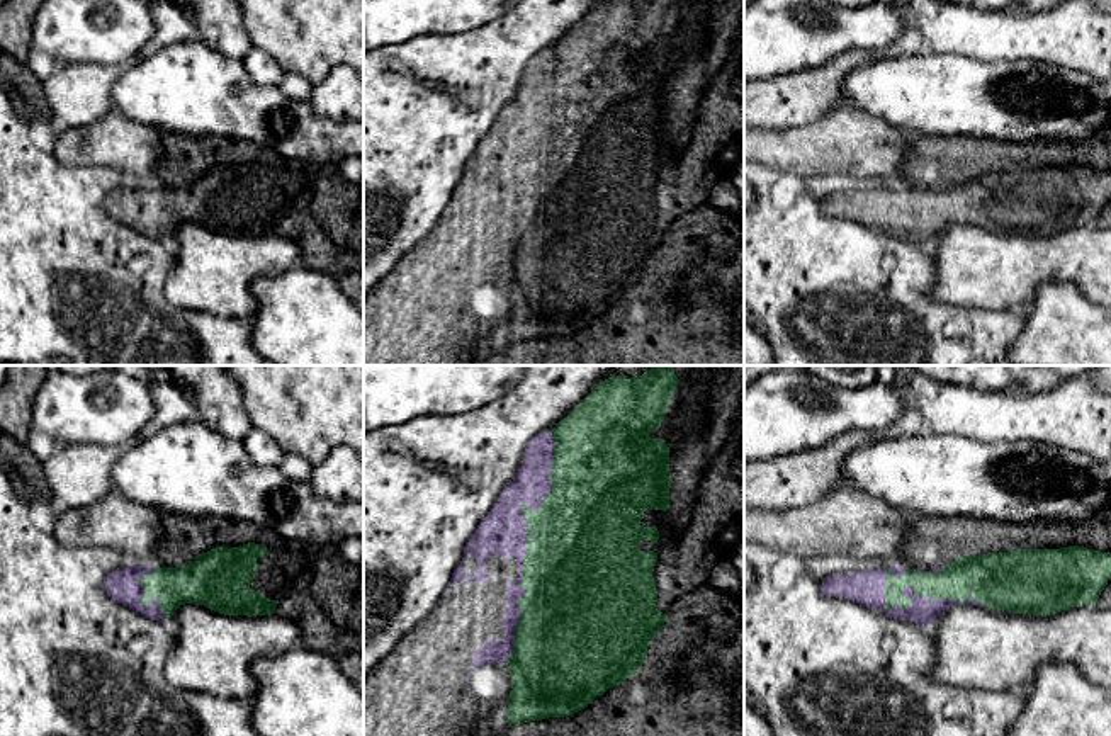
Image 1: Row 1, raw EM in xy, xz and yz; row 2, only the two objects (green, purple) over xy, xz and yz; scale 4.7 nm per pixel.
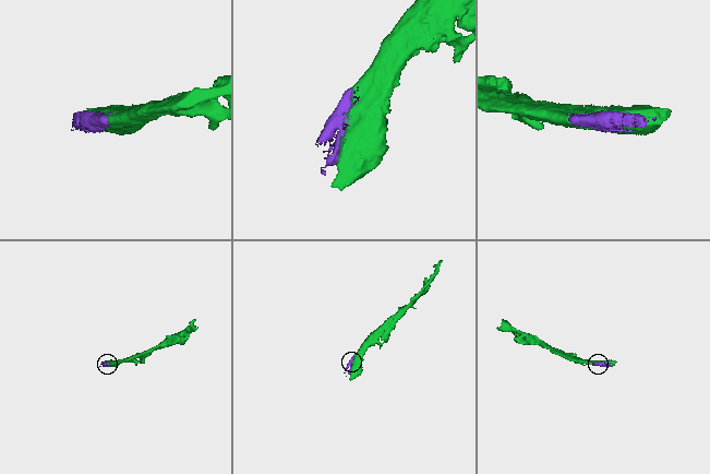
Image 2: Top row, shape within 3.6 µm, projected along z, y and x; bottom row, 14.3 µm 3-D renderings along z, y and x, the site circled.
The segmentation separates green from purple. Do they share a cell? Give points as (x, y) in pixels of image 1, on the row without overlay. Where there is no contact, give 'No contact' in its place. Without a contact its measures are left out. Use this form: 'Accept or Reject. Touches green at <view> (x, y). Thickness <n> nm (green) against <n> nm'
Accept. Touches green at xz (527, 157). Thickness 500 nm (green) against 220 nm

